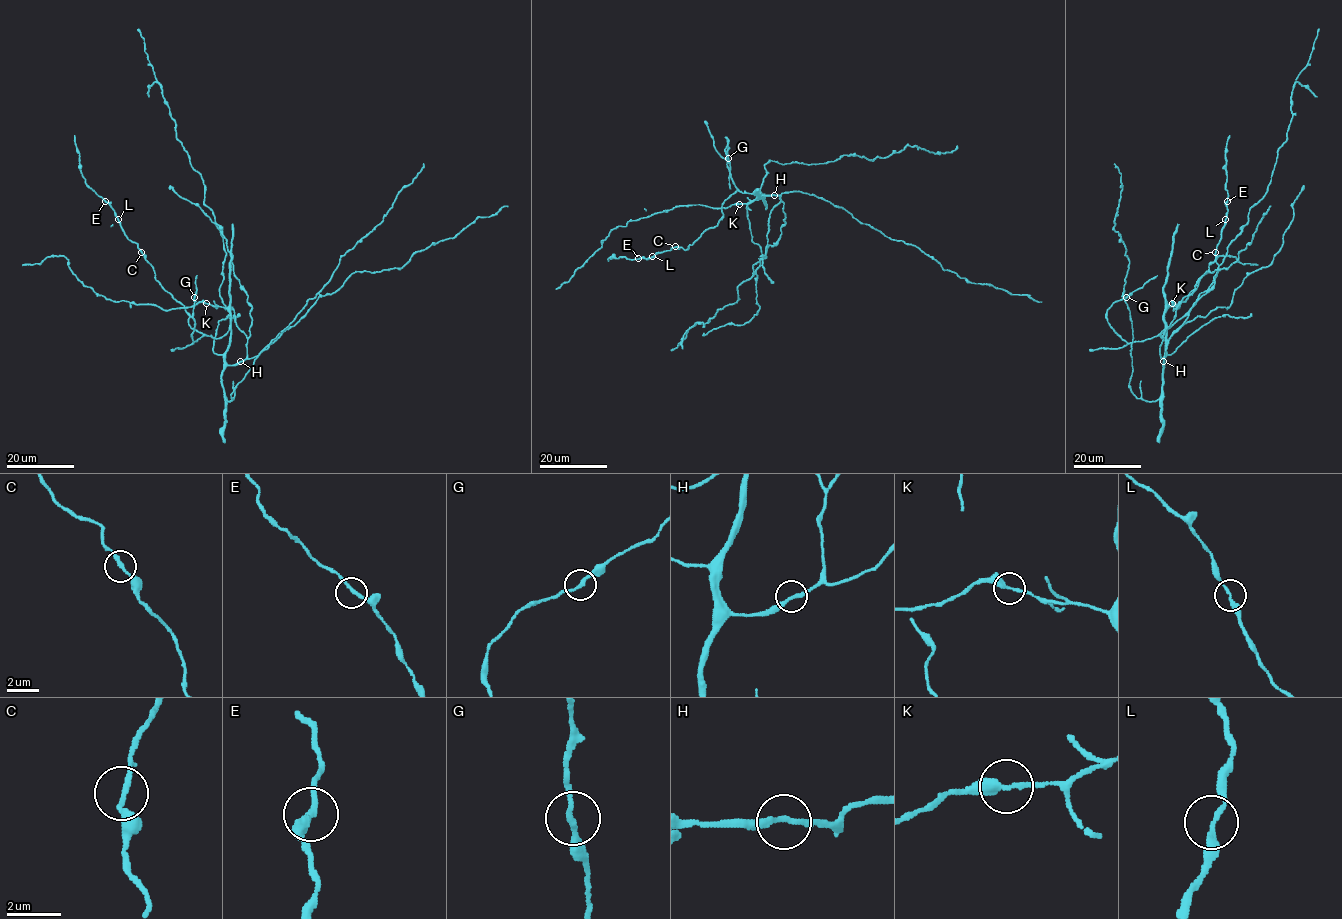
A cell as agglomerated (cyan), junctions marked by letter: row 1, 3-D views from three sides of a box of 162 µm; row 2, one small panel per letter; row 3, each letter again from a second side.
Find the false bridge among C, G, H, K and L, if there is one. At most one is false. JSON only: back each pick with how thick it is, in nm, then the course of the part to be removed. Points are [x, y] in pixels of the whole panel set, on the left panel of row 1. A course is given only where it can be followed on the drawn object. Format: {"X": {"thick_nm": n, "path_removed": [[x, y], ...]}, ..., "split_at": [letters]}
{"split_at": []}

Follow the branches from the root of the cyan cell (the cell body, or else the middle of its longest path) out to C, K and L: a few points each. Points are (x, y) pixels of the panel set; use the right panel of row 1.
C: (1164, 354), (1165, 331), (1162, 338), (1159, 334), (1180, 319), (1213, 281), (1218, 267), (1215, 252)
K: (1164, 354), (1163, 312), (1172, 303)
L: (1164, 354), (1165, 331), (1162, 338), (1159, 334), (1186, 313), (1215, 278), (1216, 248), (1225, 219)

